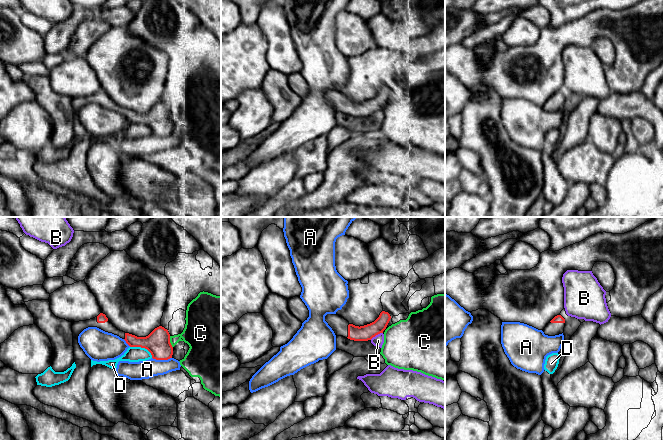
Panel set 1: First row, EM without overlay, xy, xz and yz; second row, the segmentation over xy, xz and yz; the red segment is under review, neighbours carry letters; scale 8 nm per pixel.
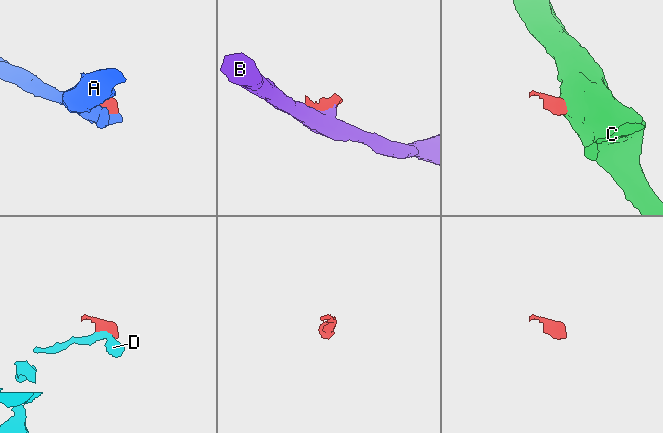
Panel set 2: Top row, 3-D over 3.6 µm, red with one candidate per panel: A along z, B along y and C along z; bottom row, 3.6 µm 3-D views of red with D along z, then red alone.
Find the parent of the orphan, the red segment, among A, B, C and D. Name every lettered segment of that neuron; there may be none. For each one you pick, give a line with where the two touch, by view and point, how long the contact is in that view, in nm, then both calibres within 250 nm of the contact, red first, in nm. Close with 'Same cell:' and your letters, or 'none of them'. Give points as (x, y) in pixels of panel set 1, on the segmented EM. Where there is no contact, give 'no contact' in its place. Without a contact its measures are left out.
Same cell: none of them

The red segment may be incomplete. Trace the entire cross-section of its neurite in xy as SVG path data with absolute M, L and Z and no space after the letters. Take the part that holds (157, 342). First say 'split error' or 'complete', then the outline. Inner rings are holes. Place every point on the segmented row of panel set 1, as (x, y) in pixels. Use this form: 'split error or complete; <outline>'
split error; M103 313L90 320L72 322L76 368L70 379L64 383L52 387L37 385L33 390L34 396L45 405L56 407L100 427L113 427L115 424L101 416L95 409L86 390L86 381L91 370L91 359L80 347L78 336L88 327L97 327L105 332L117 335L124 339L130 347L145 348L156 360L172 358L173 347L170 343L170 334L167 329L159 326L148 336L137 337L118 330Z

